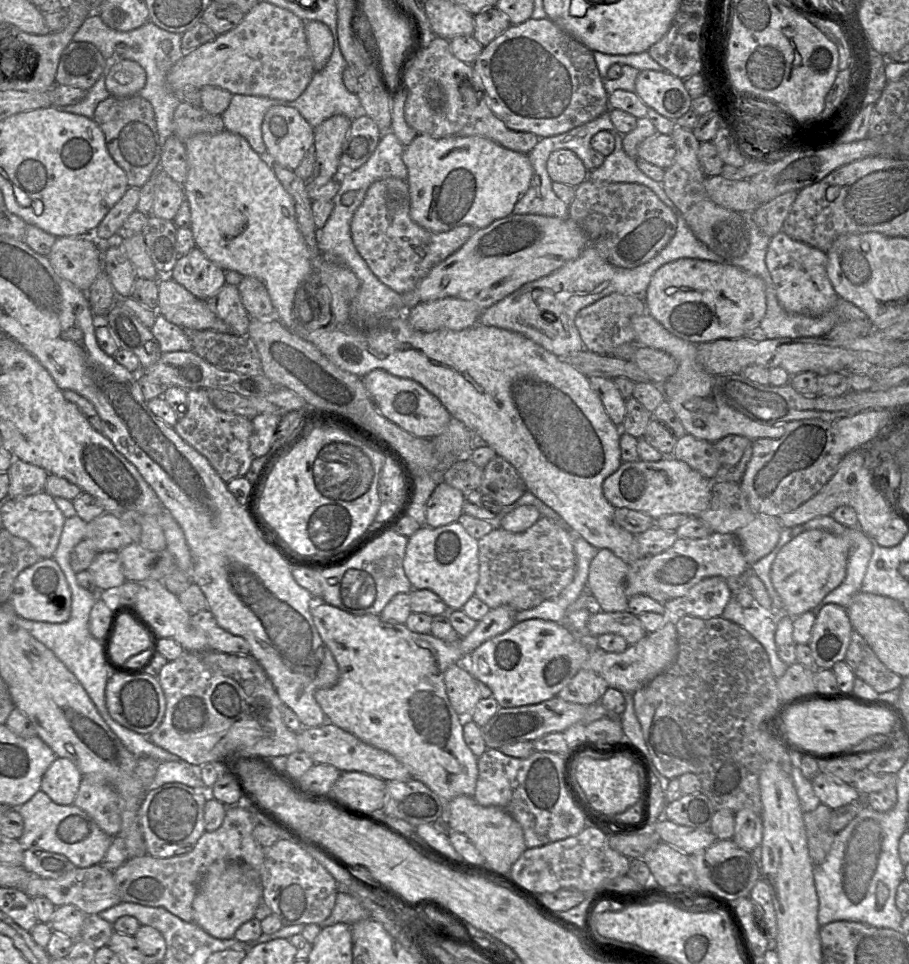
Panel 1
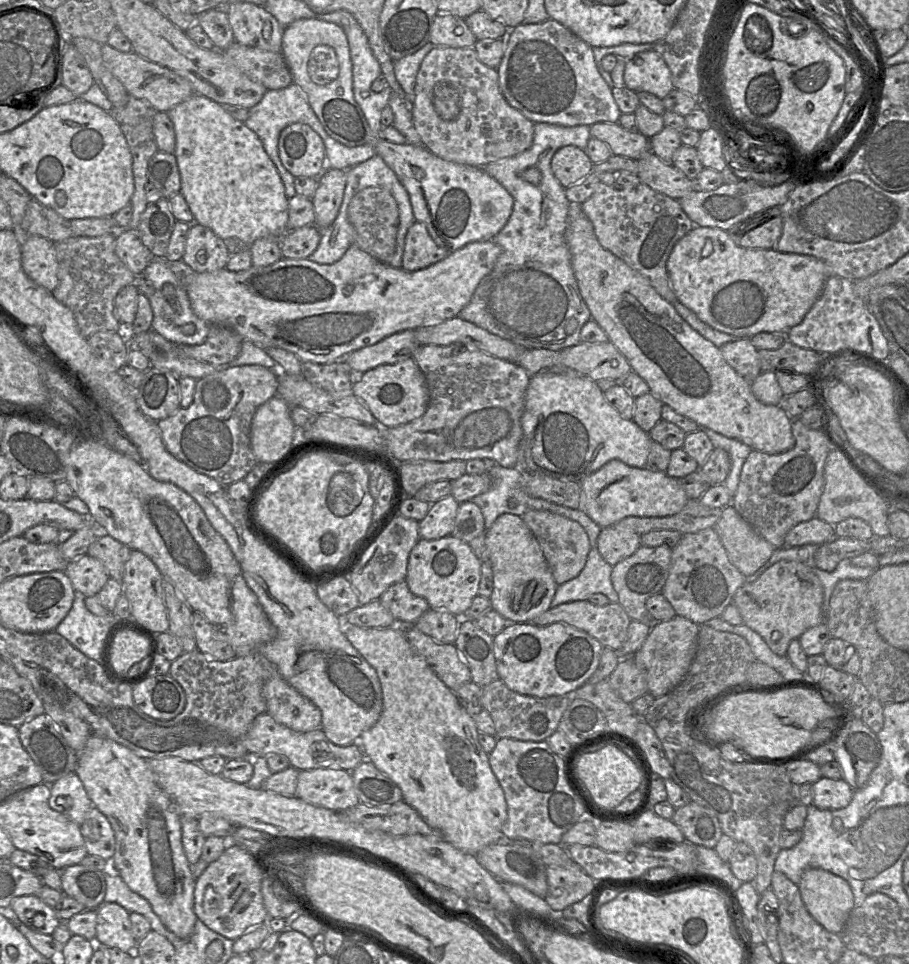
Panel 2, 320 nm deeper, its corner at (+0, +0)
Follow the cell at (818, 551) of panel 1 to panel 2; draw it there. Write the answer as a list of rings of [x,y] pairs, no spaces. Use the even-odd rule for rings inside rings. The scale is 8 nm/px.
[[[778,561],[754,582],[744,583],[732,599],[743,624],[758,633],[772,652],[786,656],[789,643],[823,622],[823,587],[812,571],[797,561]]]

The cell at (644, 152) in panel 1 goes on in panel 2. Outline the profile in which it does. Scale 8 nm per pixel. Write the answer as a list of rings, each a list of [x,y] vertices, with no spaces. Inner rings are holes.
[[[599,122],[590,126],[591,137],[605,142],[612,154],[640,159],[650,151],[650,139],[639,131],[628,131],[617,123]]]

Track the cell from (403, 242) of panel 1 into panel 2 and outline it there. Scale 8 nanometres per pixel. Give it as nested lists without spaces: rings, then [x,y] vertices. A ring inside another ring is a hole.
[[[415,221],[406,234],[401,268],[406,271],[421,270],[444,259],[447,254],[446,249],[434,242],[426,226]]]

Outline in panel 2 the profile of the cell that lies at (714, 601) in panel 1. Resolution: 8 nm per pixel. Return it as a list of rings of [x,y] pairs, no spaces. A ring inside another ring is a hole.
[[[706,528],[697,533],[683,534],[679,543],[672,548],[669,574],[661,593],[678,616],[703,625],[713,618],[720,617],[723,610],[732,603],[736,590],[744,584],[744,577],[730,562],[714,528]]]

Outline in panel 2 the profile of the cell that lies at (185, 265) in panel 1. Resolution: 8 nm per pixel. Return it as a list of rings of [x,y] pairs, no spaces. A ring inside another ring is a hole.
[[[198,223],[190,224],[182,263],[196,273],[224,269],[230,254],[225,241]]]

